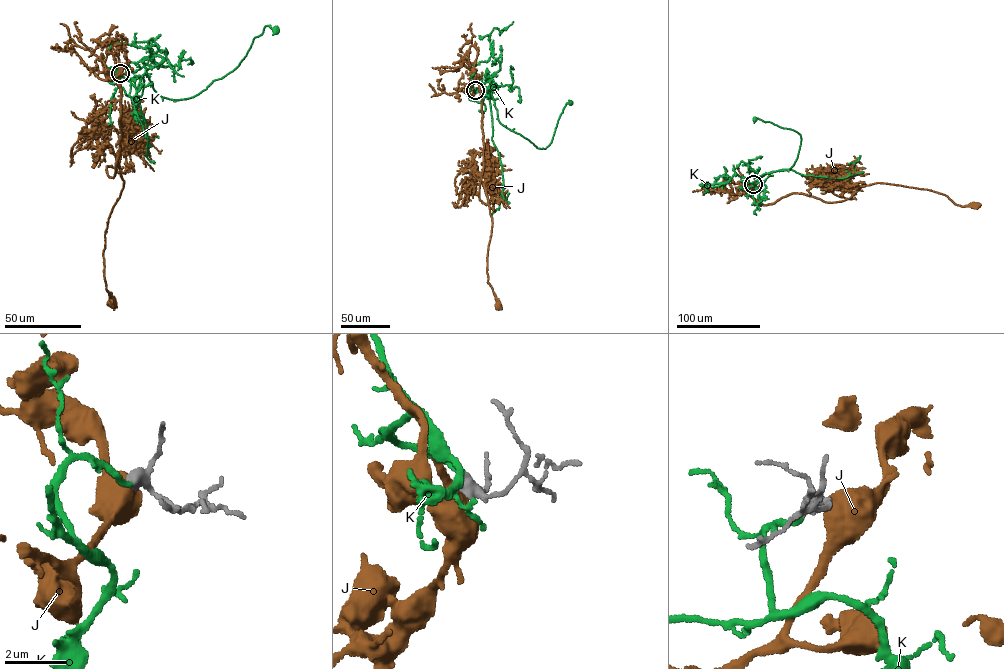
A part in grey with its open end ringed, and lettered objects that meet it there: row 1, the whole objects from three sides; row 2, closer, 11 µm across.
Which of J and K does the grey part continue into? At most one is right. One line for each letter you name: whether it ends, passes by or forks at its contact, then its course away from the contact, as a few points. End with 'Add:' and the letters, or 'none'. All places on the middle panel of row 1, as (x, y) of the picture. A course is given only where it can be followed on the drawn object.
K: it ends | via (475, 90), (487, 98), (491, 94), (501, 124), (540, 148), (551, 142), (560, 114), (570, 102)
Add: K

